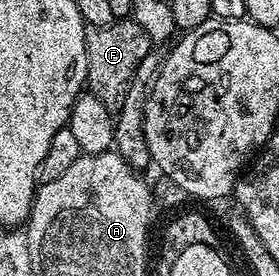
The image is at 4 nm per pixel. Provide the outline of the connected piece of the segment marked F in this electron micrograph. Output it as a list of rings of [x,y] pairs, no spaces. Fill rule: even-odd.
[[[132,17],[118,19],[110,25],[88,27],[84,33],[88,62],[87,90],[113,113],[122,109],[122,101],[126,101],[126,93],[130,89],[134,73],[138,65],[142,65],[142,57],[146,57],[146,53],[154,47],[147,29],[134,20]]]

